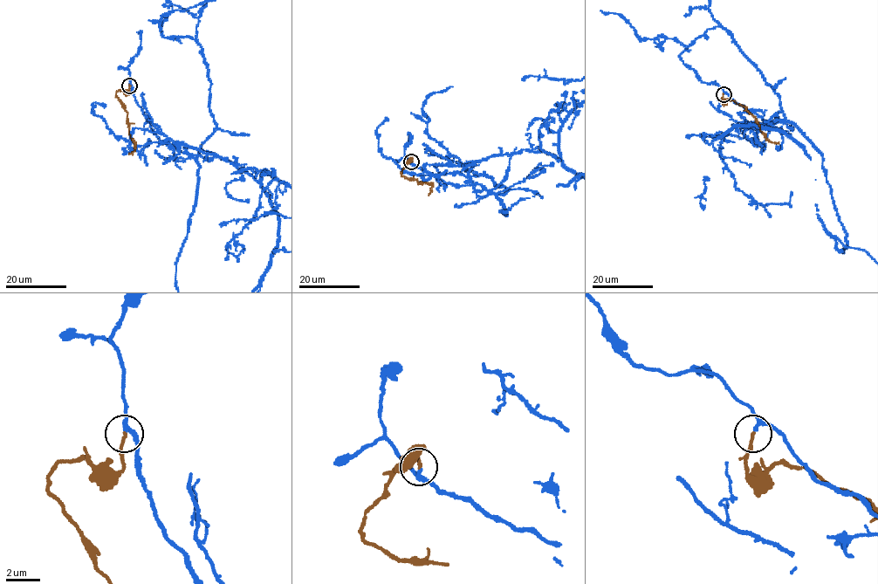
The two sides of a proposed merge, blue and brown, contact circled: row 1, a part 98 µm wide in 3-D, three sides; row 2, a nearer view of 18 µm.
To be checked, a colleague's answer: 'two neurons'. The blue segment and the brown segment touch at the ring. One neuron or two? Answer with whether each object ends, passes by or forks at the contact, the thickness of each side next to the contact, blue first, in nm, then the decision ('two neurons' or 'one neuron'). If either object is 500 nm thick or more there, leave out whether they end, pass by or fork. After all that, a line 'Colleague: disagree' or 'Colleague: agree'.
blue passes by; brown ends; calibres 200 and 180 nm; one neuron
Colleague: disagree

